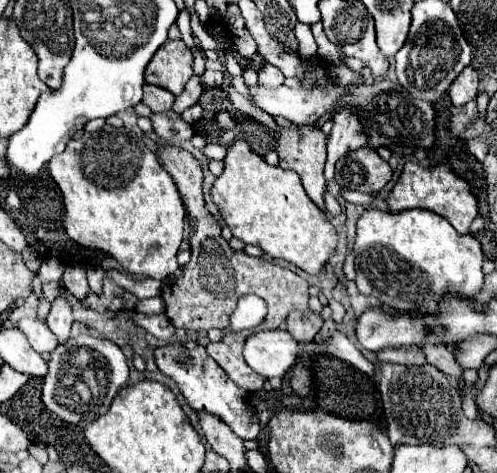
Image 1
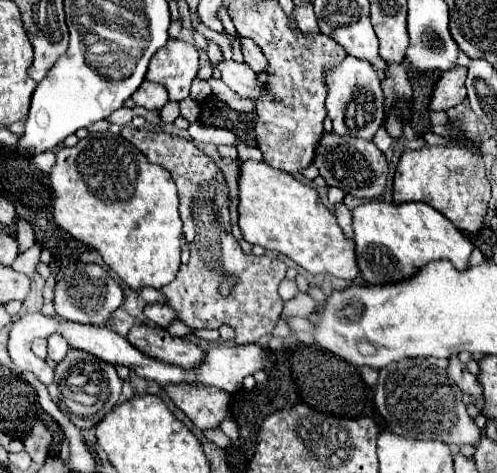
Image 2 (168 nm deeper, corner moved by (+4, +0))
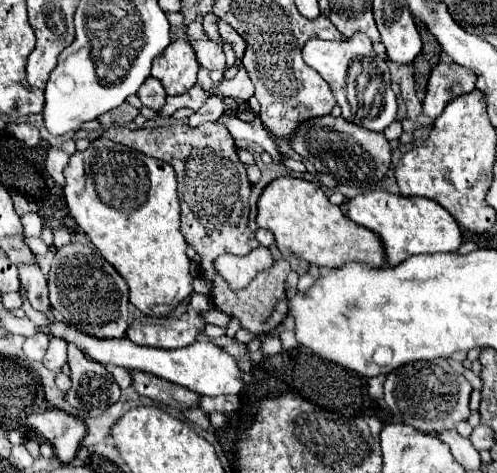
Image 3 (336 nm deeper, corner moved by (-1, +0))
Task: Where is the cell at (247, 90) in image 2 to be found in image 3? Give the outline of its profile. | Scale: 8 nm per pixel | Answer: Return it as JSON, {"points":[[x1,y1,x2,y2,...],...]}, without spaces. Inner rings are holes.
{"points":[[206,39,206,41,196,41,192,47,196,51,200,65,208,69,218,69,218,71,226,69,226,55,218,43]]}

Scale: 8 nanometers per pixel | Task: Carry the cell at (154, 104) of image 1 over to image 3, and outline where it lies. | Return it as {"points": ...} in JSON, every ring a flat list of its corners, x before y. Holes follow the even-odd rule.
{"points":[[148,77,146,83,142,83,142,87,138,89,138,97,146,107,150,107,154,111,160,111,166,105,168,95,166,95,166,91,164,91,164,87,158,79]]}

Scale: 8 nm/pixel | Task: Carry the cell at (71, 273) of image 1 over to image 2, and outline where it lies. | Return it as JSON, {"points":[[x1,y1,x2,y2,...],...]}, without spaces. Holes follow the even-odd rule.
{"points":[[75,261,75,263,69,263,61,281,57,281,53,303,55,303,55,313,59,317,75,321,75,323,83,323,83,325,101,327,121,307,123,291,119,283,109,275,109,271,105,271,101,265]]}

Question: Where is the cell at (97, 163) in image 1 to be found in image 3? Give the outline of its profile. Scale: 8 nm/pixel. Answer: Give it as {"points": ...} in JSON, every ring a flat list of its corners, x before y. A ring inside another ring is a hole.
{"points":[[100,137,94,139,88,149,70,155,64,177,64,199,70,217,90,237,102,257,106,257,108,263,114,265,116,271,126,279,130,287,130,303,148,317,168,315,192,293,194,283,190,273,190,259,186,255,188,245,180,231,180,199,176,193,174,169,160,159,152,159,140,151]]}

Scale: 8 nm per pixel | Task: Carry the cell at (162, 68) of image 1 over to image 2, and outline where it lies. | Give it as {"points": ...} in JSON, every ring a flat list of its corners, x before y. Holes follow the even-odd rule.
{"points":[[169,39,167,45,153,55,147,79,163,85,169,93,169,101,187,99,199,69,197,55,199,53,191,43]]}

